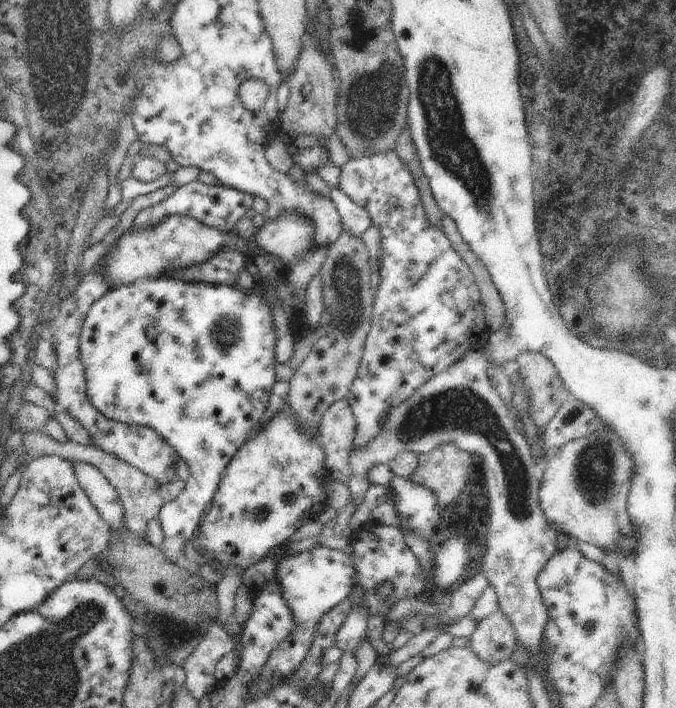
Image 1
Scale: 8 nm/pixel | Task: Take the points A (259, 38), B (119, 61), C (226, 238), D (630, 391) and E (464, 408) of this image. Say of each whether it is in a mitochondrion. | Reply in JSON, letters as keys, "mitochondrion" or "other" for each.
{"A":"other","B":"other","C":"other","D":"other","E":"mitochondrion"}

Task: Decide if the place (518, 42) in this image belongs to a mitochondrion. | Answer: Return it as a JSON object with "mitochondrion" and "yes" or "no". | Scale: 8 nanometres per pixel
{"mitochondrion":"no"}

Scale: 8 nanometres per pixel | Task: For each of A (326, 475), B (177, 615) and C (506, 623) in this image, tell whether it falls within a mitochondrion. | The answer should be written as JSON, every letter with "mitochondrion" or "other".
{"A":"other","B":"mitochondrion","C":"other"}

